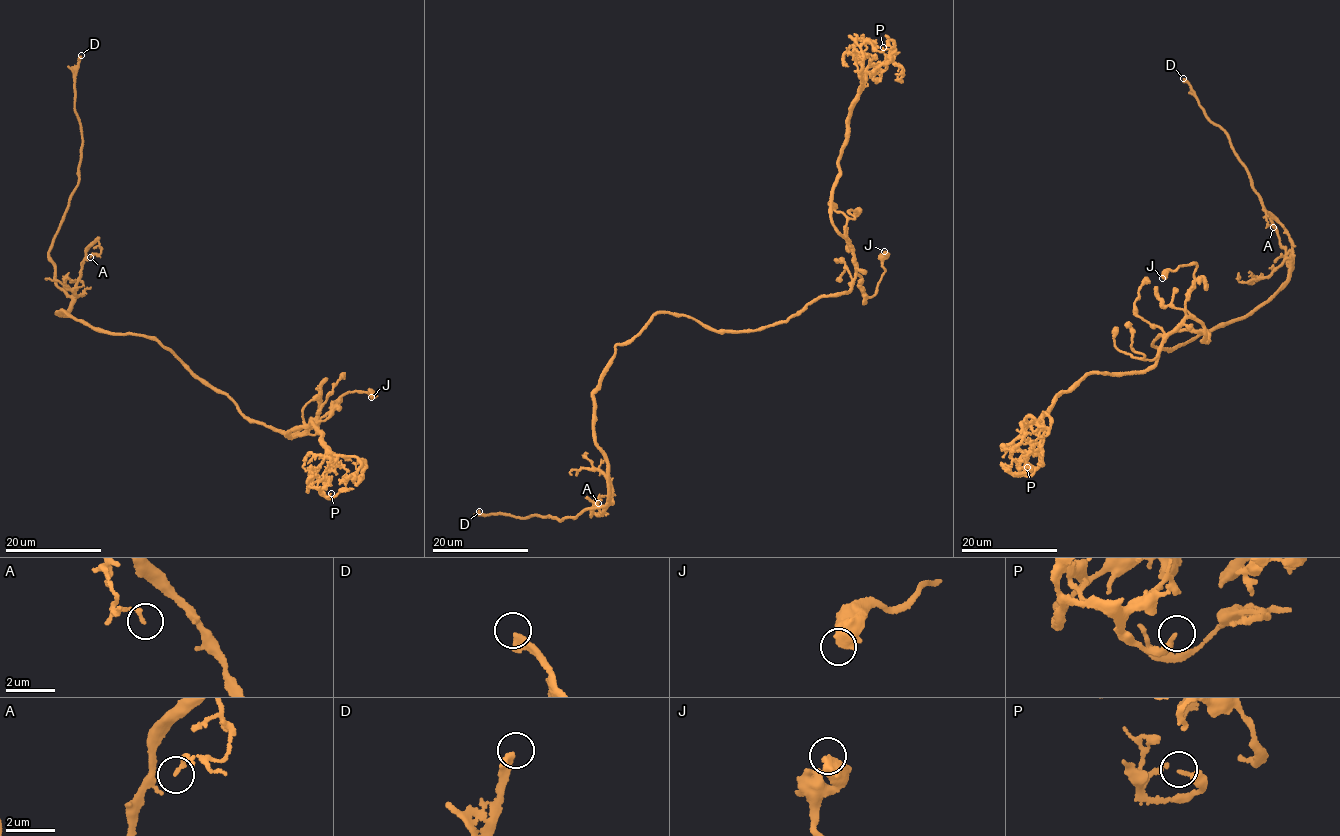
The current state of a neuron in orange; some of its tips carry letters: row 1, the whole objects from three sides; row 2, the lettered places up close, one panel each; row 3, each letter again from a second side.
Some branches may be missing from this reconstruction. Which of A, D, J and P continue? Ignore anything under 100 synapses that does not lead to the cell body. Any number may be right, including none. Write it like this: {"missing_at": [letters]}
{"missing_at": ["D"]}

